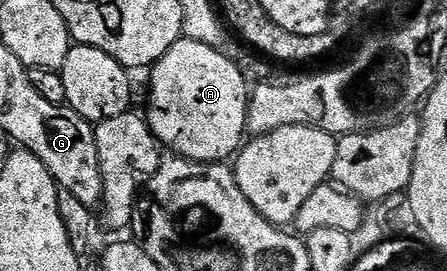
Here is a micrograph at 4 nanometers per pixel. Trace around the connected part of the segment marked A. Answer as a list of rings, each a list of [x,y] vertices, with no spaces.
[[[181,39],[174,43],[174,47],[170,47],[170,51],[166,51],[166,55],[162,55],[160,61],[151,66],[152,90],[148,93],[146,120],[161,146],[177,157],[185,157],[191,161],[224,163],[241,148],[245,140],[250,84],[244,78],[243,71],[226,54],[220,52],[224,51],[217,46]]]

